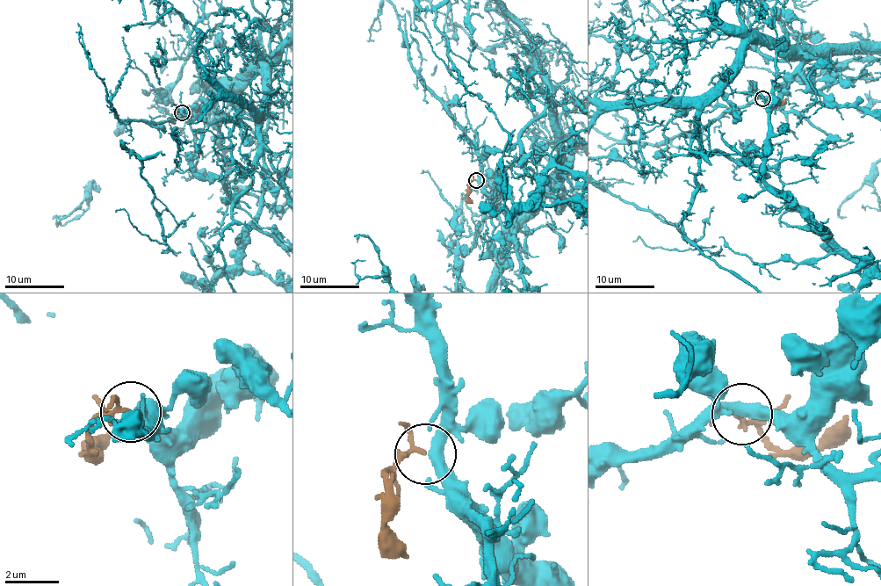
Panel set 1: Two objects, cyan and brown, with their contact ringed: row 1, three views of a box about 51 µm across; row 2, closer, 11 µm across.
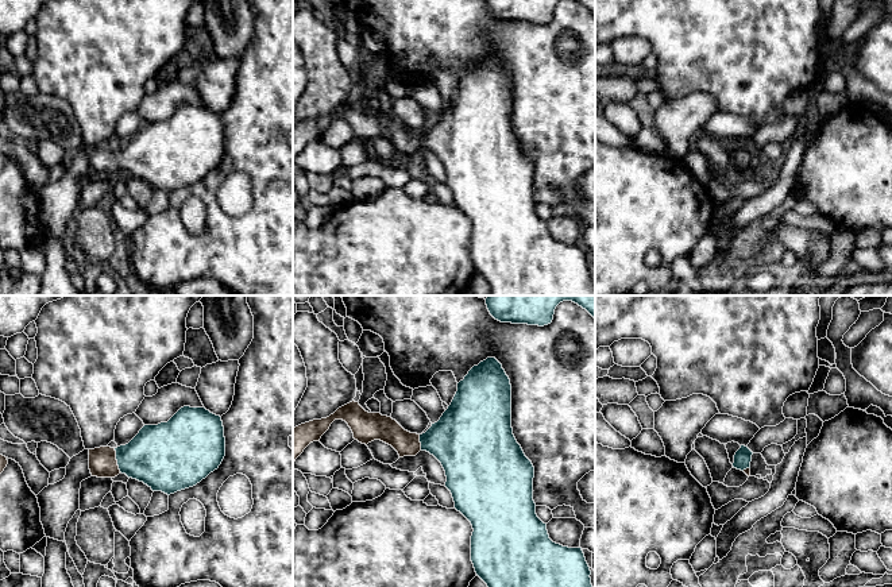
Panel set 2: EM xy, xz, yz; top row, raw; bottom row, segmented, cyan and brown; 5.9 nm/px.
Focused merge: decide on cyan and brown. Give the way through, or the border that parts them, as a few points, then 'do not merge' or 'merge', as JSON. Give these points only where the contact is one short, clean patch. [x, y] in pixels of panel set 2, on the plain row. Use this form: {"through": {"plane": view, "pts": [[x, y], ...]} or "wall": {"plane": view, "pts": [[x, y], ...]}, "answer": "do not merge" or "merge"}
{"through": {"plane": "xy", "pts": [[158, 153], [116, 157], [103, 161]]}, "answer": "merge"}

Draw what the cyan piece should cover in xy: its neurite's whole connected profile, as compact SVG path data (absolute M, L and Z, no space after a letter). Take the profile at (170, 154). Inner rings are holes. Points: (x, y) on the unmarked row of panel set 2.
M184 104L167 120L144 123L126 143L89 147L89 167L97 175L121 170L170 193L200 181L224 154L221 115Z

